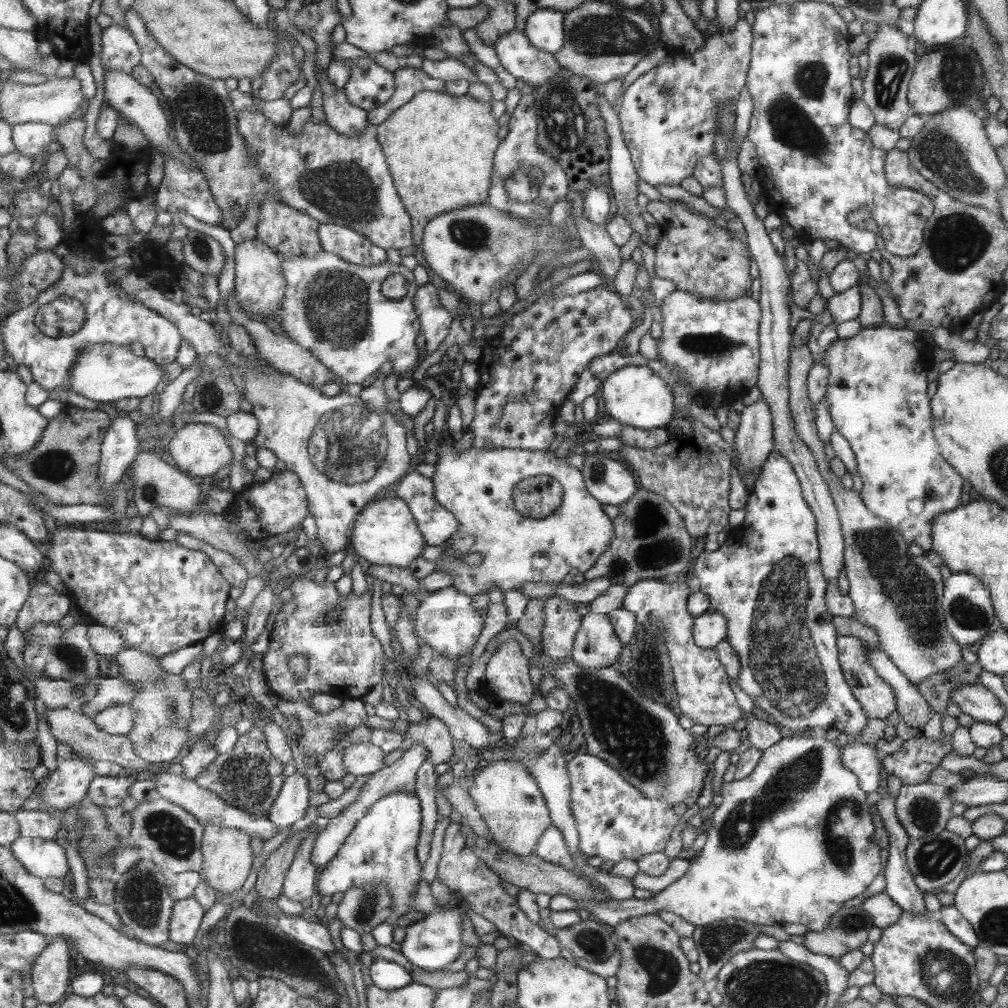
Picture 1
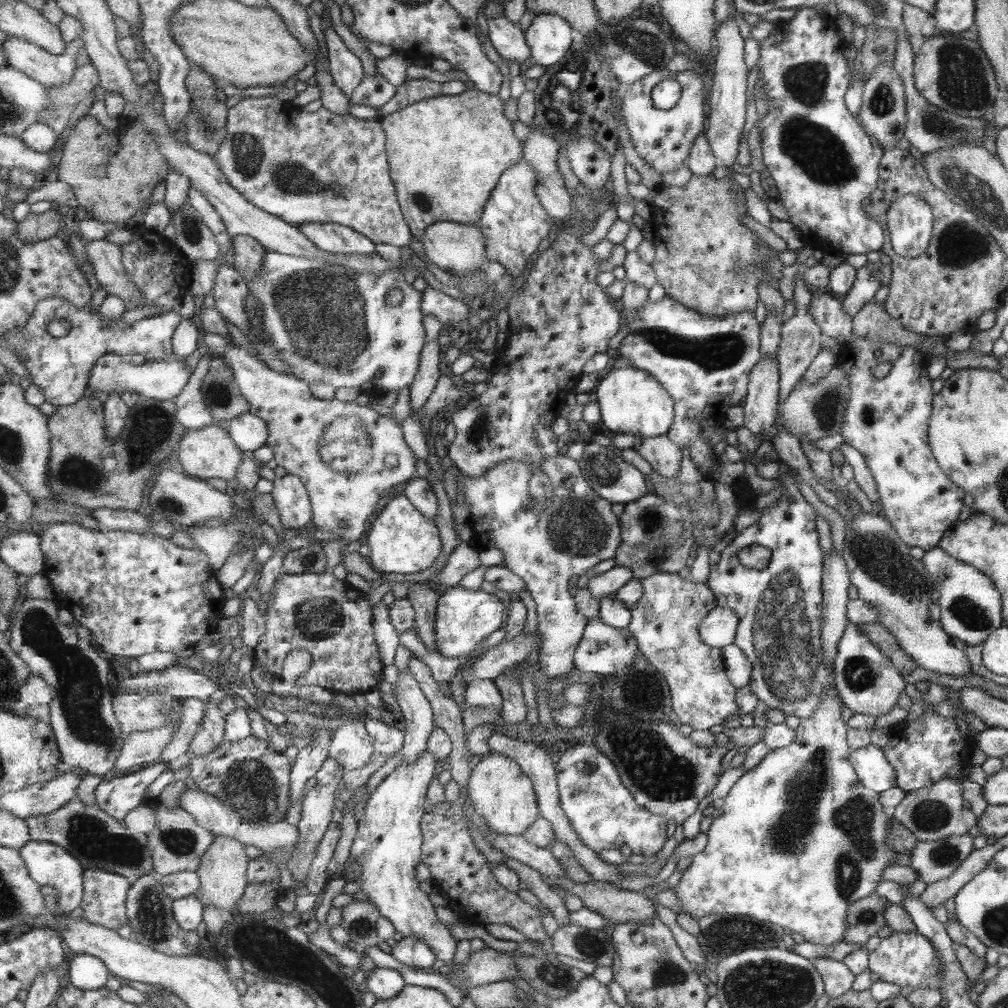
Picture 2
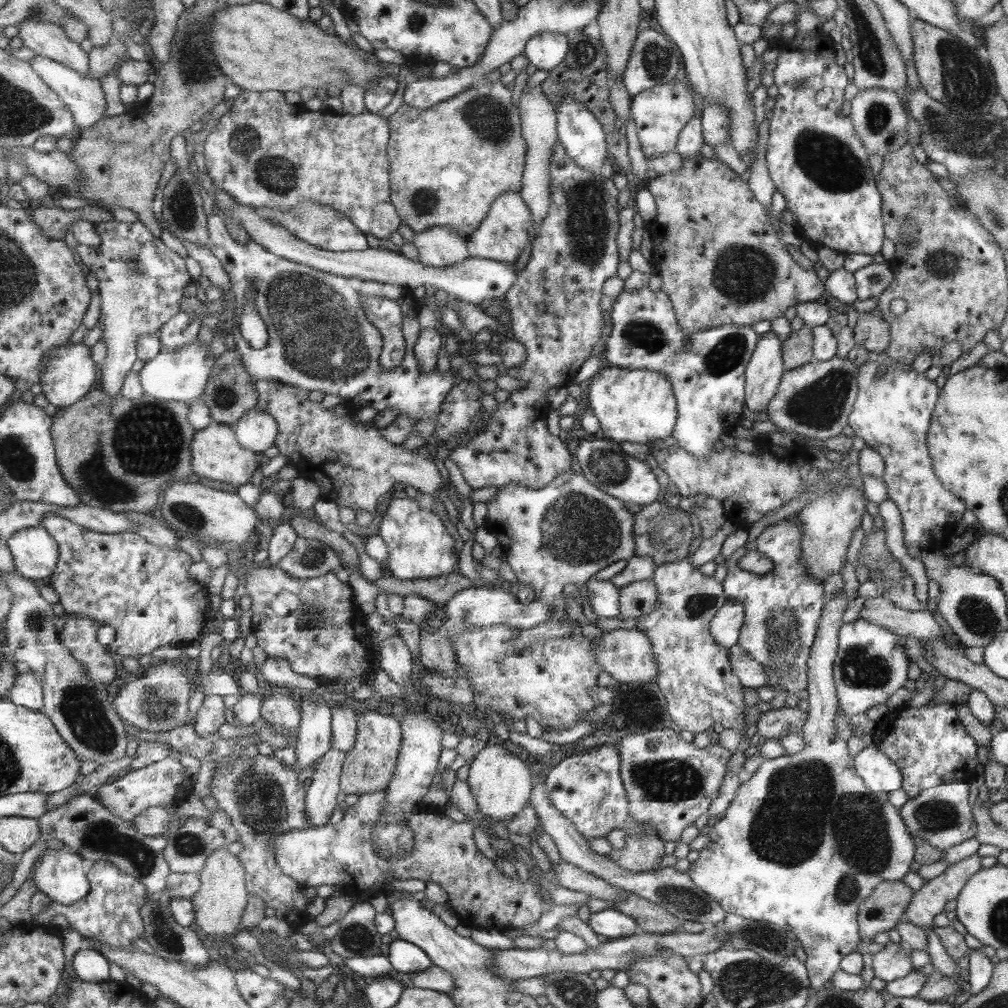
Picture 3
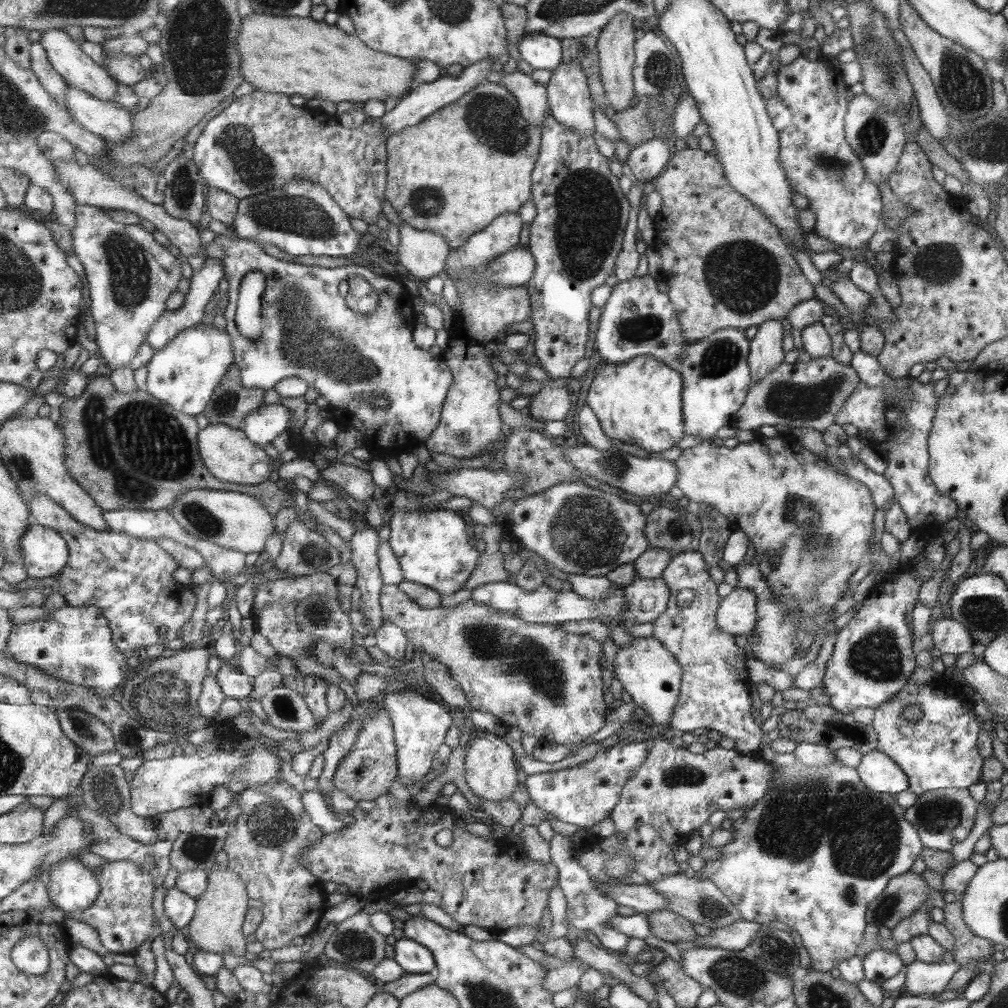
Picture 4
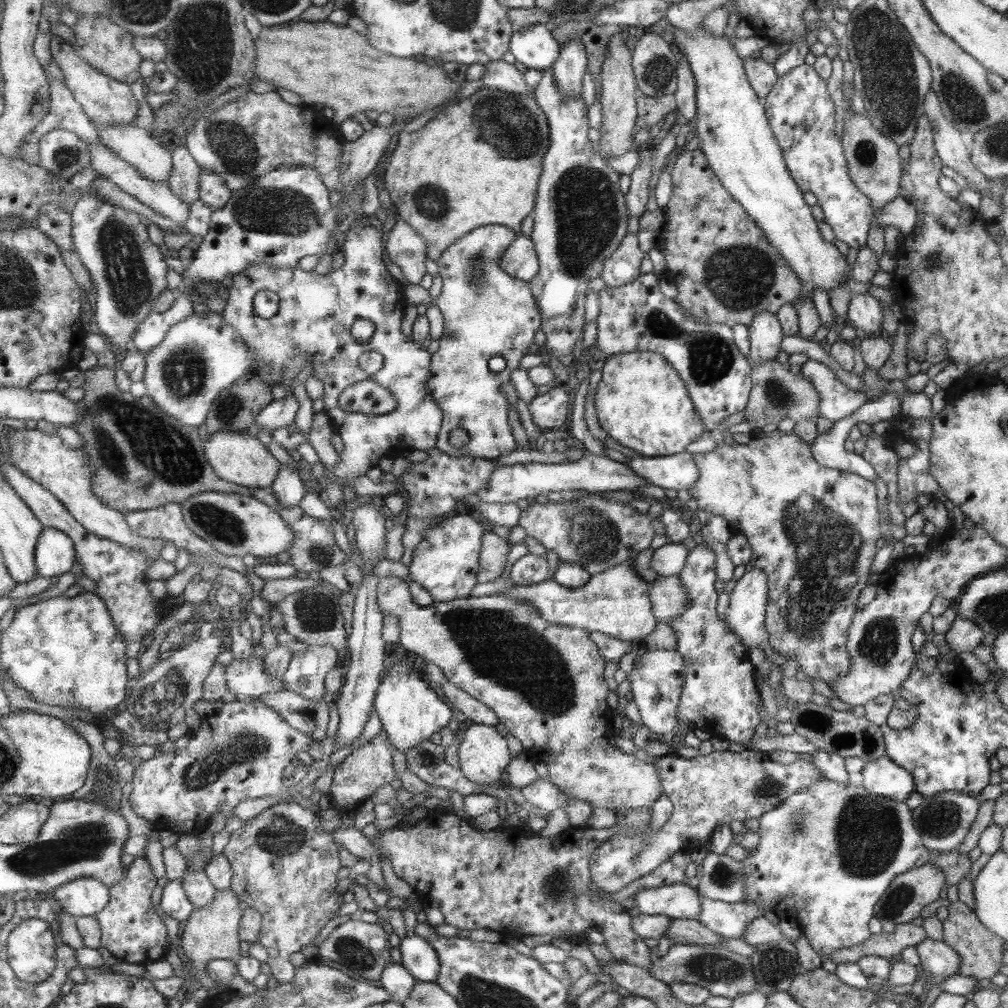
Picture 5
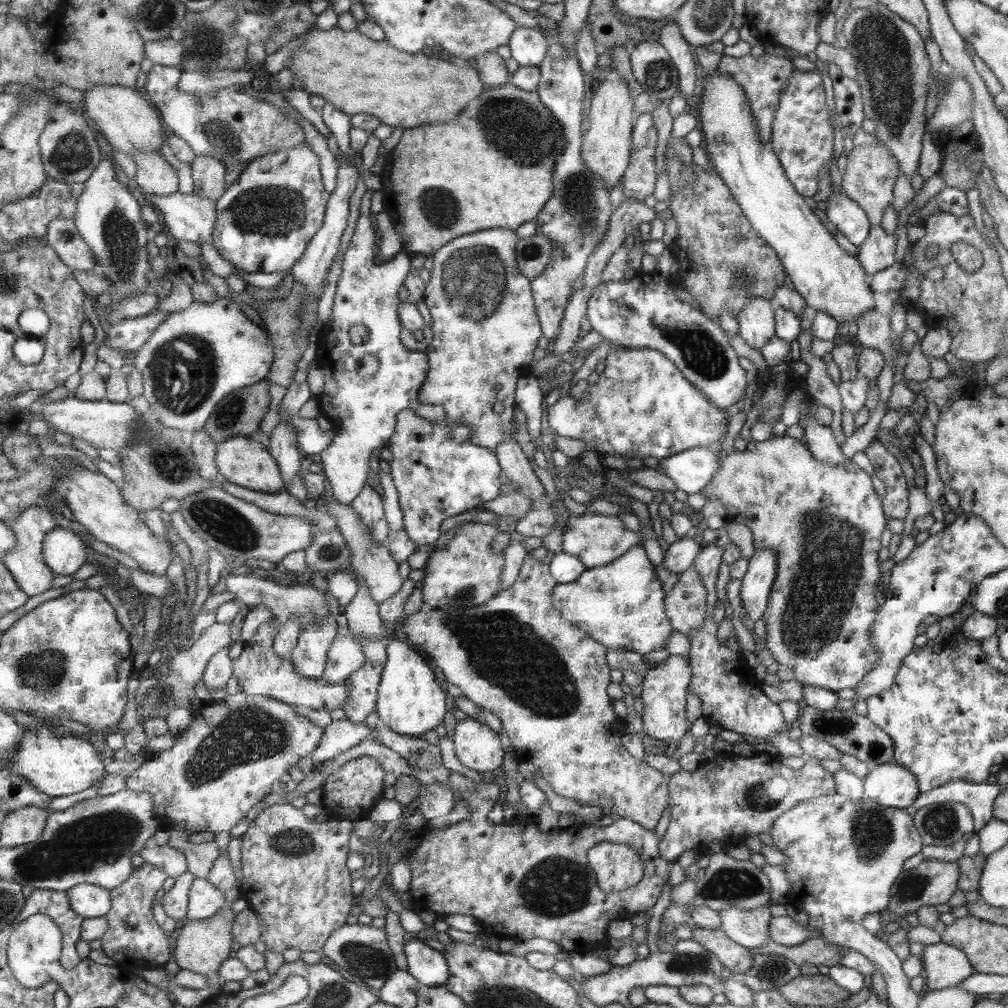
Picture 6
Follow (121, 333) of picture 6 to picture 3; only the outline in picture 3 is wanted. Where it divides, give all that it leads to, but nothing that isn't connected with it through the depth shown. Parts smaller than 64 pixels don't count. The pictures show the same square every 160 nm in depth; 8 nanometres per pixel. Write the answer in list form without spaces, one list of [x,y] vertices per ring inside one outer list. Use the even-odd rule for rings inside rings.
[[[242,91],[208,135],[204,156],[213,184],[226,190],[241,205],[259,209],[317,248],[360,251],[369,248],[365,234],[388,239],[402,224],[392,201],[392,165],[388,158],[391,136],[388,118],[376,113],[338,115],[325,109],[309,111],[302,103],[287,104],[285,94],[278,91]],[[183,310],[176,314],[160,330],[160,337],[166,350],[181,350],[188,344],[196,342],[201,332],[201,325],[199,316],[185,313]]]

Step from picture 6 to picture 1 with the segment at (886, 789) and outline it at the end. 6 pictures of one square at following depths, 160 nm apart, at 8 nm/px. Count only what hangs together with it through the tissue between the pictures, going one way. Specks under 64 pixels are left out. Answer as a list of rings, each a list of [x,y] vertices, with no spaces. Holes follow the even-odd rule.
[[[862,742],[847,743],[842,748],[841,761],[845,769],[856,774],[859,787],[866,793],[873,792],[882,781],[882,766],[879,763],[880,753],[873,745]]]

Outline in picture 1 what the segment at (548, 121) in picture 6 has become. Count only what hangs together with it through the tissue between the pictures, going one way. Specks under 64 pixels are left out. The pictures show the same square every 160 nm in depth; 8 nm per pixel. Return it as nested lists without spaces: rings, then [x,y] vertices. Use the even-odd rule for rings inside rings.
[[[428,87],[415,95],[405,106],[398,108],[385,122],[374,127],[377,141],[381,142],[396,181],[397,190],[412,216],[416,247],[419,248],[424,243],[426,226],[437,215],[485,203],[489,198],[493,150],[500,146],[495,136],[497,122],[489,114],[489,102],[481,102],[469,95],[451,96]]]

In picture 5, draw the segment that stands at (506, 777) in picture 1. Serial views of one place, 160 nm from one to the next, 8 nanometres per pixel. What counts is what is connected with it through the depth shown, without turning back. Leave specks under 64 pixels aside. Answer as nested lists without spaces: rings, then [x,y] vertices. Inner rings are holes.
[[[473,723],[466,731],[463,742],[459,748],[459,760],[463,773],[467,779],[485,786],[493,786],[493,783],[499,781],[499,776],[505,772],[509,764],[509,752],[505,738],[495,732],[493,725]]]

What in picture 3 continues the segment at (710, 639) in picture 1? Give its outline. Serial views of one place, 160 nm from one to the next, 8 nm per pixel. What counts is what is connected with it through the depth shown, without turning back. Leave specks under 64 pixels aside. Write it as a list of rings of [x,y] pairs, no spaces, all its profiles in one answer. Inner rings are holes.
[[[733,600],[723,603],[715,611],[709,622],[709,630],[717,645],[728,649],[737,644],[743,615],[743,607]]]

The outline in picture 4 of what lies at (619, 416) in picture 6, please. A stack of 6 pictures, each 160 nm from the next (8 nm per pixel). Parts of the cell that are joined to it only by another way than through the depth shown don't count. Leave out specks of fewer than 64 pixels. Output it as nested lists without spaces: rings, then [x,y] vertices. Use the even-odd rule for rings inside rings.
[[[651,355],[636,356],[621,364],[603,363],[591,375],[586,404],[600,422],[601,430],[610,439],[615,438],[625,444],[635,444],[649,454],[659,454],[675,446],[684,435],[681,392],[683,380],[676,369],[669,368]]]

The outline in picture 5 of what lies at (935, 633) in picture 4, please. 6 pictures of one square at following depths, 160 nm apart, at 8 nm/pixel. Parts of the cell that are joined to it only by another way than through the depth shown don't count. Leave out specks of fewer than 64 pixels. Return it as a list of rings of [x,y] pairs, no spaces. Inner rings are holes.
[[[956,616],[951,622],[951,628],[943,634],[945,644],[950,648],[950,656],[960,652],[971,652],[977,648],[984,636],[979,626],[969,622],[964,618]]]

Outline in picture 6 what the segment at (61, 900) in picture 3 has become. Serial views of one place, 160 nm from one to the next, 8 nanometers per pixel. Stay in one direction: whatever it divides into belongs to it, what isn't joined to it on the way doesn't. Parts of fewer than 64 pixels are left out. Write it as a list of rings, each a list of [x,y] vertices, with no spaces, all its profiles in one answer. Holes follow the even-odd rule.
[[[83,883],[68,890],[73,910],[84,918],[107,916],[112,909],[112,891],[96,884]]]

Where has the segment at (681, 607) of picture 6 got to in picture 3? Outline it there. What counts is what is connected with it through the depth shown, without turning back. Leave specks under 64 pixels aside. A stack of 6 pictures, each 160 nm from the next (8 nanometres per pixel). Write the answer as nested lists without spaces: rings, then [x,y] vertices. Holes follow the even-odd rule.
[[[651,579],[632,582],[619,589],[619,617],[627,626],[633,626],[636,618],[651,612],[656,603],[656,590]]]

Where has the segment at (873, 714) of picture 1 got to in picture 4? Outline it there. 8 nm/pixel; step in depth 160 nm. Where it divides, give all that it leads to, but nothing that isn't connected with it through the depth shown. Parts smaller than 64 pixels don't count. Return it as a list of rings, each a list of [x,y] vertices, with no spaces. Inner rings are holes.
[[[895,572],[885,573],[885,582],[874,583],[870,588],[870,593],[863,600],[859,611],[849,619],[847,624],[838,630],[834,640],[831,656],[824,666],[821,686],[825,687],[825,692],[829,696],[831,708],[850,714],[855,708],[875,708],[881,702],[887,701],[891,694],[904,687],[909,674],[915,668],[913,662],[913,652],[911,652],[911,636],[905,626],[905,612],[909,612],[915,607],[917,602],[917,588],[923,582],[921,577],[911,576],[911,574],[901,574],[897,578]]]

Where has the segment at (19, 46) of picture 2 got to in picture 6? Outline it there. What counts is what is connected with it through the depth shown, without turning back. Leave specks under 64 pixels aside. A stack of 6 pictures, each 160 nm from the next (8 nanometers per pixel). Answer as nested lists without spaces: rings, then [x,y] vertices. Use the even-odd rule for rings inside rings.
[[[139,152],[131,158],[138,167],[135,182],[143,192],[169,196],[179,190],[179,172],[157,152]]]

